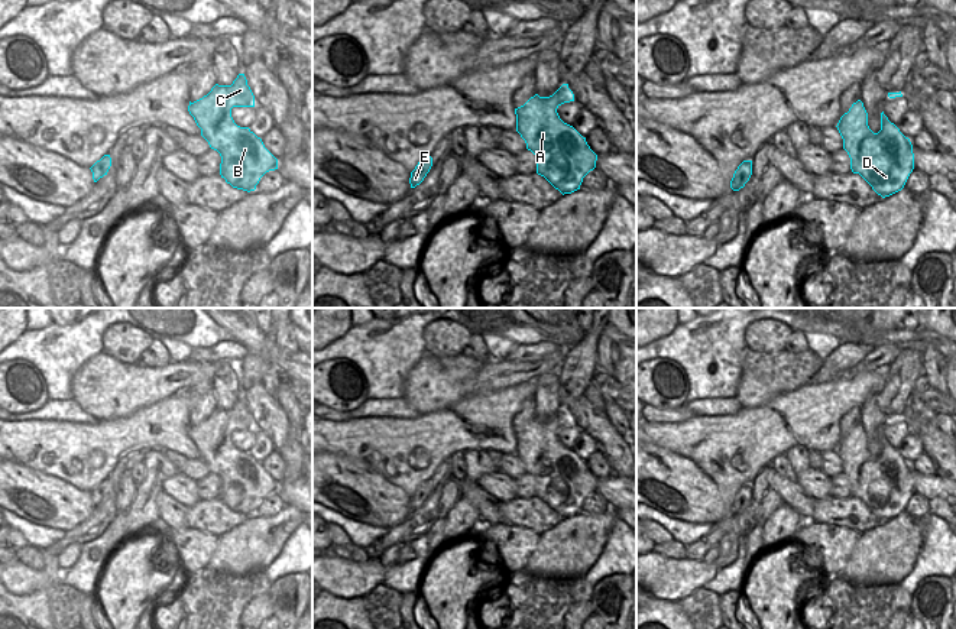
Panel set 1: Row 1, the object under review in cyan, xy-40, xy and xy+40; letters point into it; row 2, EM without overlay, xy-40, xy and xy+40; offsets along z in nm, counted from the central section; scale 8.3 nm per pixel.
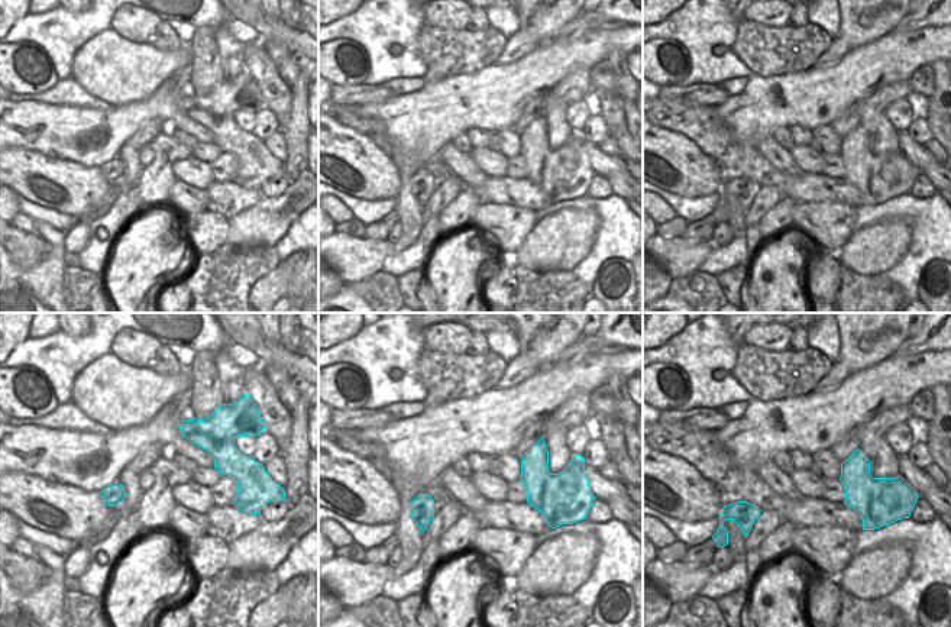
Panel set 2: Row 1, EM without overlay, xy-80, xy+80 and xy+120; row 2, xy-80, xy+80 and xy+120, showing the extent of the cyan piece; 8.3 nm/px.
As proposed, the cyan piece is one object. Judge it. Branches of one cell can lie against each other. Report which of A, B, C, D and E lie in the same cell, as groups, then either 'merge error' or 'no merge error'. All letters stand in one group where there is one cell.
A B C D E | no merge error

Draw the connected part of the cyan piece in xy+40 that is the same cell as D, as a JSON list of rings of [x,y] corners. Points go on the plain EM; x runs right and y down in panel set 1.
[[[858,424],[836,451],[853,497],[859,497],[882,522],[904,512],[914,493],[913,468],[884,435],[881,454],[874,457],[868,450],[863,427]]]

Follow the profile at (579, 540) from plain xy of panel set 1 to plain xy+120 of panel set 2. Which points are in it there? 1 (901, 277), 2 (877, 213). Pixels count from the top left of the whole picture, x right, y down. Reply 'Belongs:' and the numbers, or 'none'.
Belongs: none

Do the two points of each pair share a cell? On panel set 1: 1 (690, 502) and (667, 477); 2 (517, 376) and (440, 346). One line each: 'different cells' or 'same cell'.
1: same cell
2: different cells

